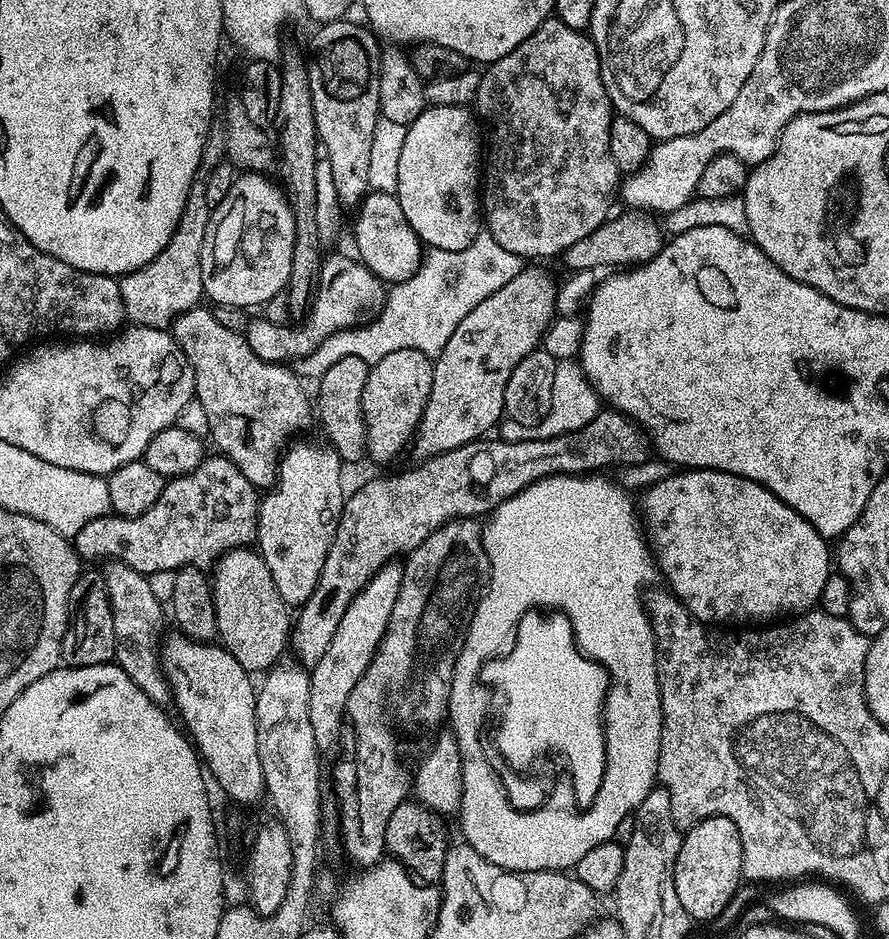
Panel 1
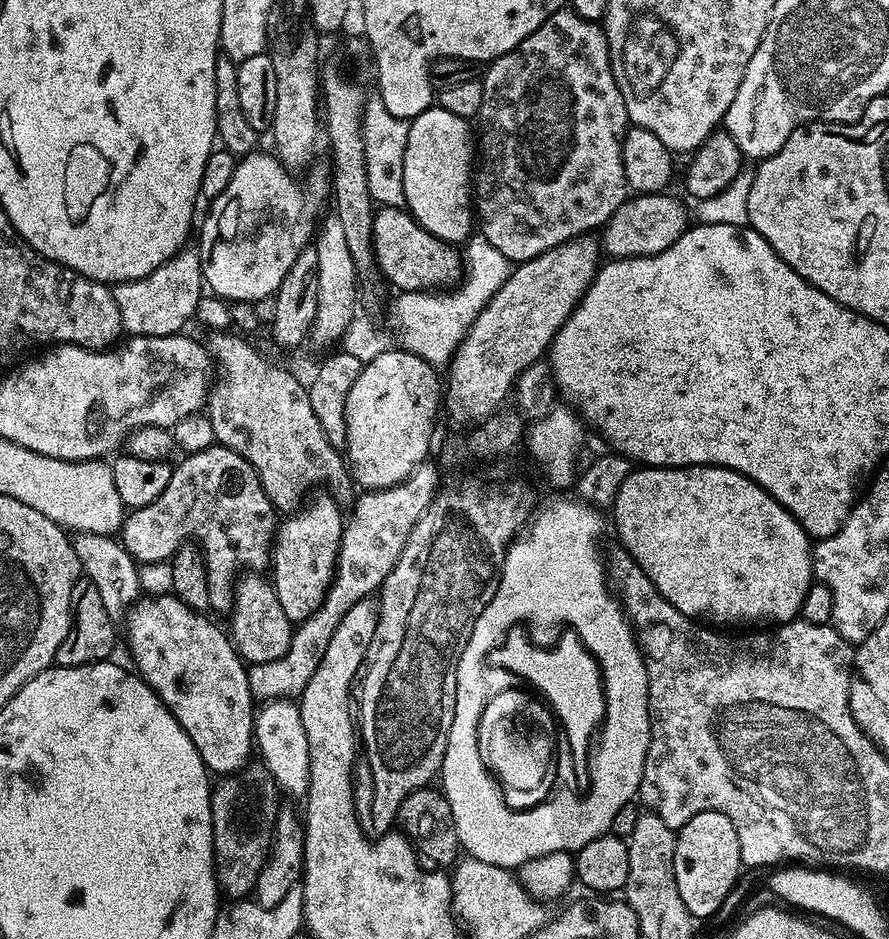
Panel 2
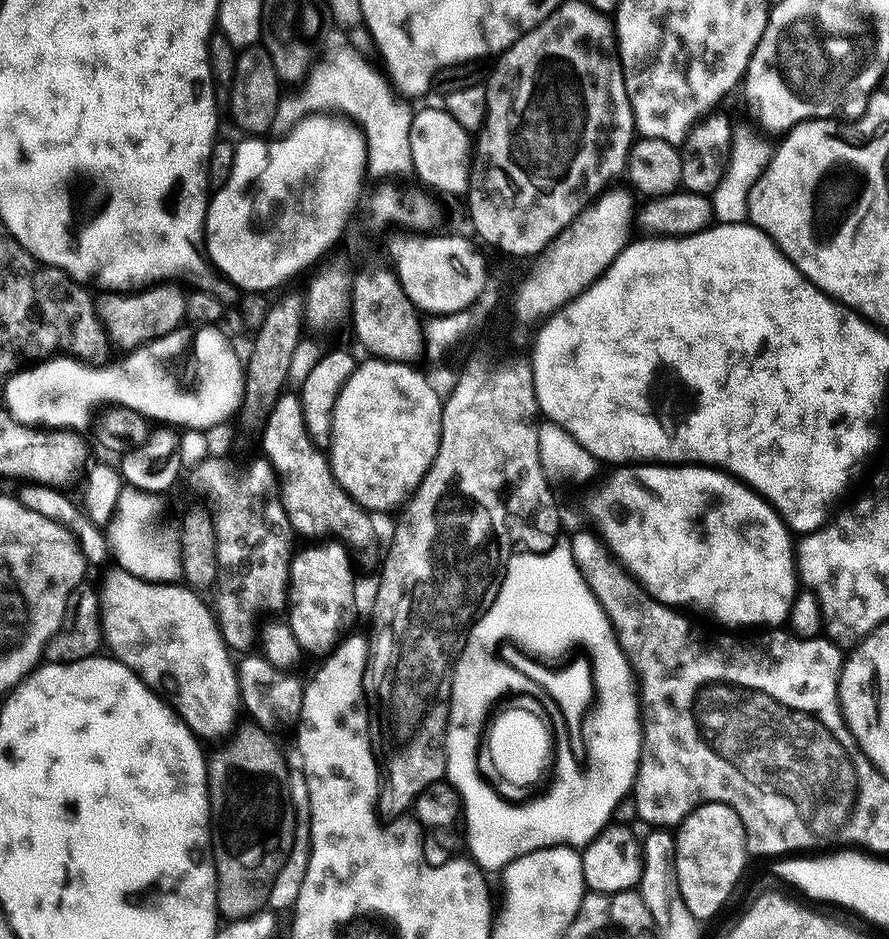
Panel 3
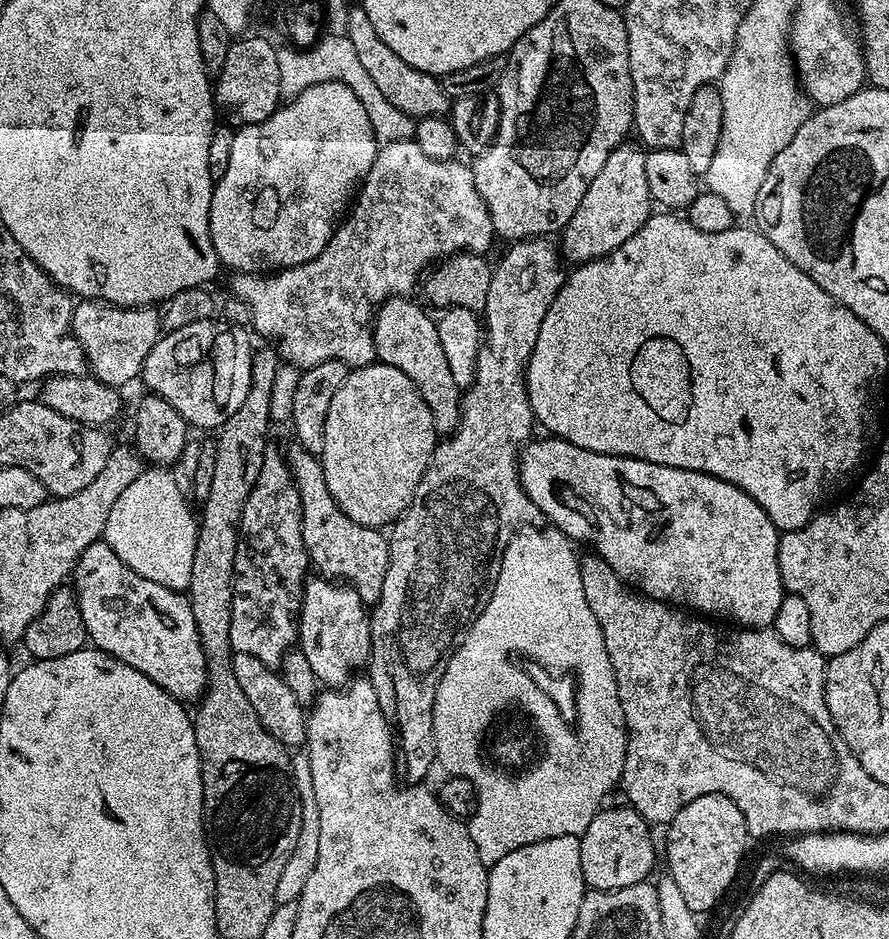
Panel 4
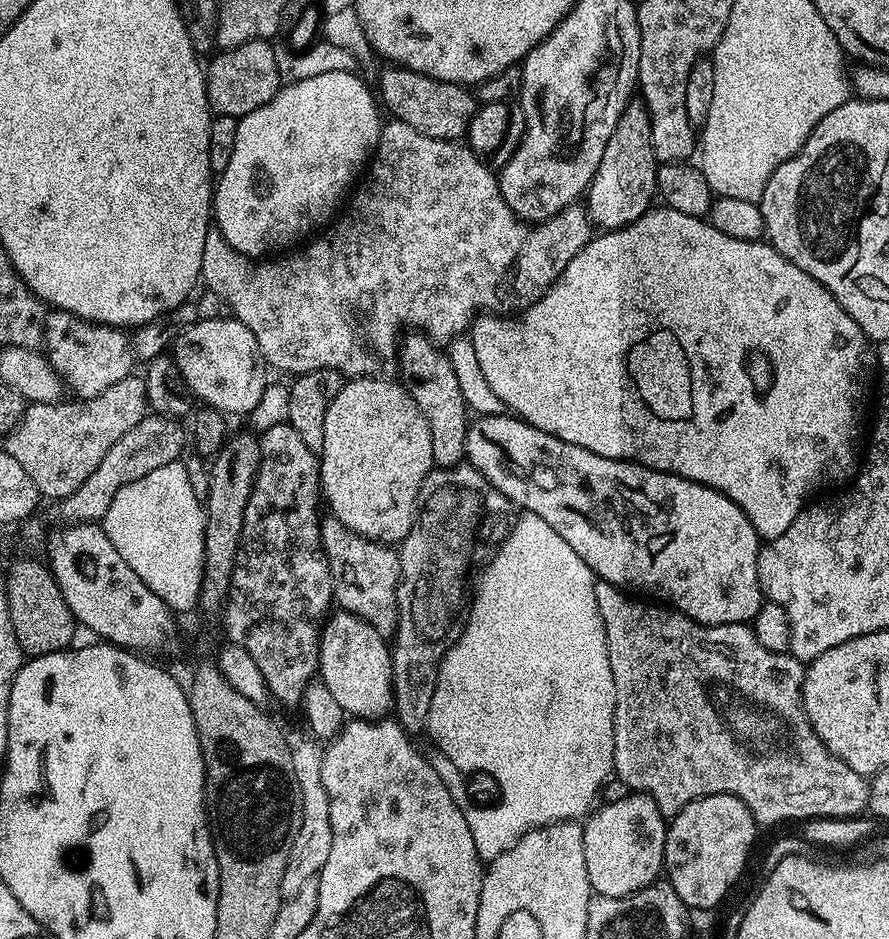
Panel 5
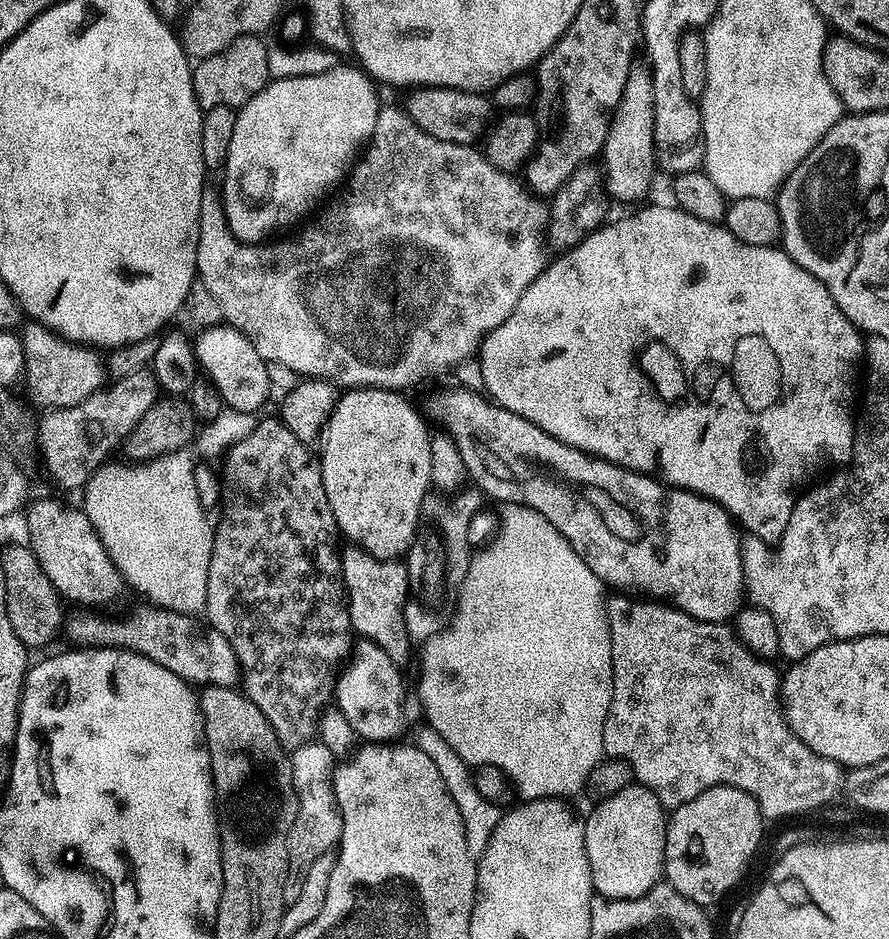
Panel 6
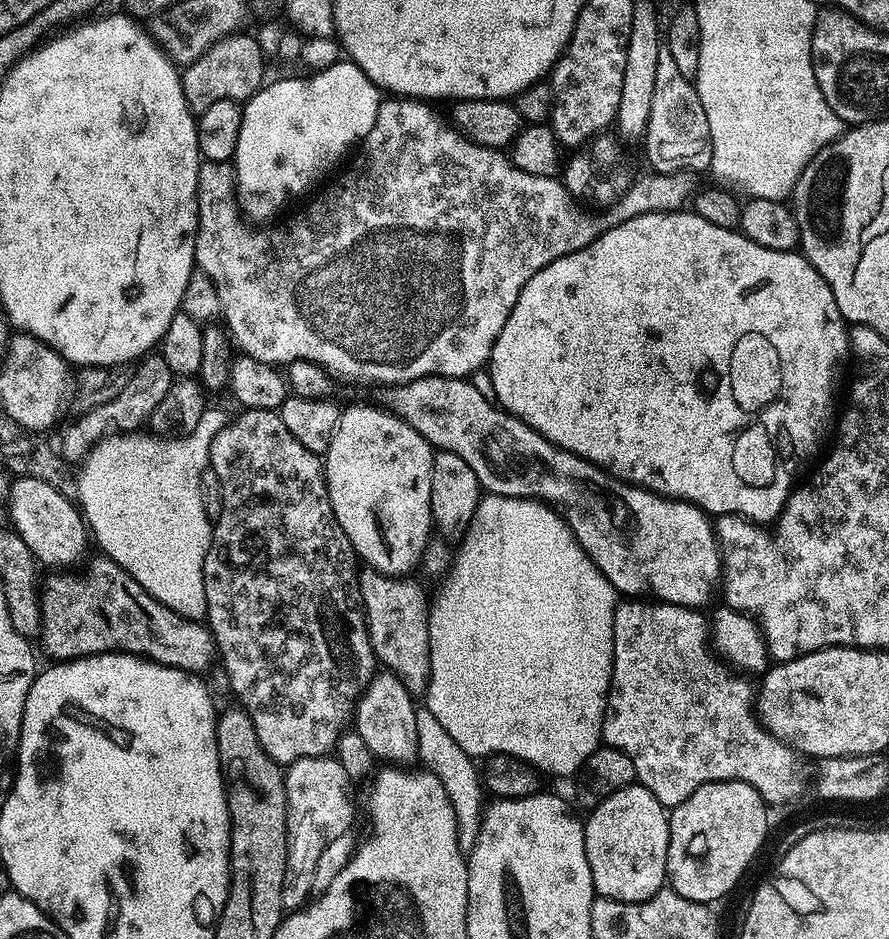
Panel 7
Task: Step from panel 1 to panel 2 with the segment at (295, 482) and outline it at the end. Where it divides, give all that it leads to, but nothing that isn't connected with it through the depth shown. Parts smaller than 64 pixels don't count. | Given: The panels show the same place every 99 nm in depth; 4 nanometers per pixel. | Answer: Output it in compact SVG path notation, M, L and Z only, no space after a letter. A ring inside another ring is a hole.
M323 495L317 500L309 499L299 510L285 515L274 537L270 583L278 594L278 602L282 602L282 610L286 610L286 618L293 622L304 620L319 609L336 575L336 555L340 552L346 520L342 512L340 516L341 505L331 495Z

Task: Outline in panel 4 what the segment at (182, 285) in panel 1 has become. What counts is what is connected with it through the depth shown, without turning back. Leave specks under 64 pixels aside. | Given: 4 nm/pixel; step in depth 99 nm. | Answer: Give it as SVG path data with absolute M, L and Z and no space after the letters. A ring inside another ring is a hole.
M81 299L72 310L72 334L82 346L91 375L101 383L120 390L123 384L130 383L135 376L137 379L143 373L146 358L162 335L160 312L152 306L117 308L115 304Z

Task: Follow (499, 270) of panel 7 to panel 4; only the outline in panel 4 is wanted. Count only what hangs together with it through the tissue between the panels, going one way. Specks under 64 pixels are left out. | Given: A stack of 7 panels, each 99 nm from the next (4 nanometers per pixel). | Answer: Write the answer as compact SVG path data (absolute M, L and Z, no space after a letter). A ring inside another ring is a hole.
M415 139L380 144L367 176L364 177L362 183L359 185L358 195L355 197L350 211L339 221L336 231L333 232L332 237L328 239L328 244L315 258L310 262L299 264L293 268L281 268L279 272L271 274L236 272L235 275L233 275L231 295L248 307L251 331L253 333L256 331L258 335L265 336L265 338L268 339L265 341L274 342L276 351L280 353L281 361L294 364L297 369L300 370L313 368L318 362L326 362L327 360L337 360L338 362L357 368L364 368L367 364L373 363L373 361L376 360L376 347L372 341L372 326L376 309L379 308L384 301L390 299L391 296L407 297L409 293L411 293L408 291L416 284L416 275L418 275L427 264L433 263L432 265L435 265L447 257L457 254L467 254L466 252L484 252L491 246L492 240L494 241L490 214L486 210L486 202L482 202L482 198L474 186L472 169L467 163L459 164L457 160L456 158L435 160L434 157L430 157L430 155L423 152L422 146L416 143ZM431 232L436 236L440 236L445 232L448 237L446 237L441 244L359 244L359 242L356 241L388 240L391 236L405 236L406 239L412 240L415 236L428 236Z

